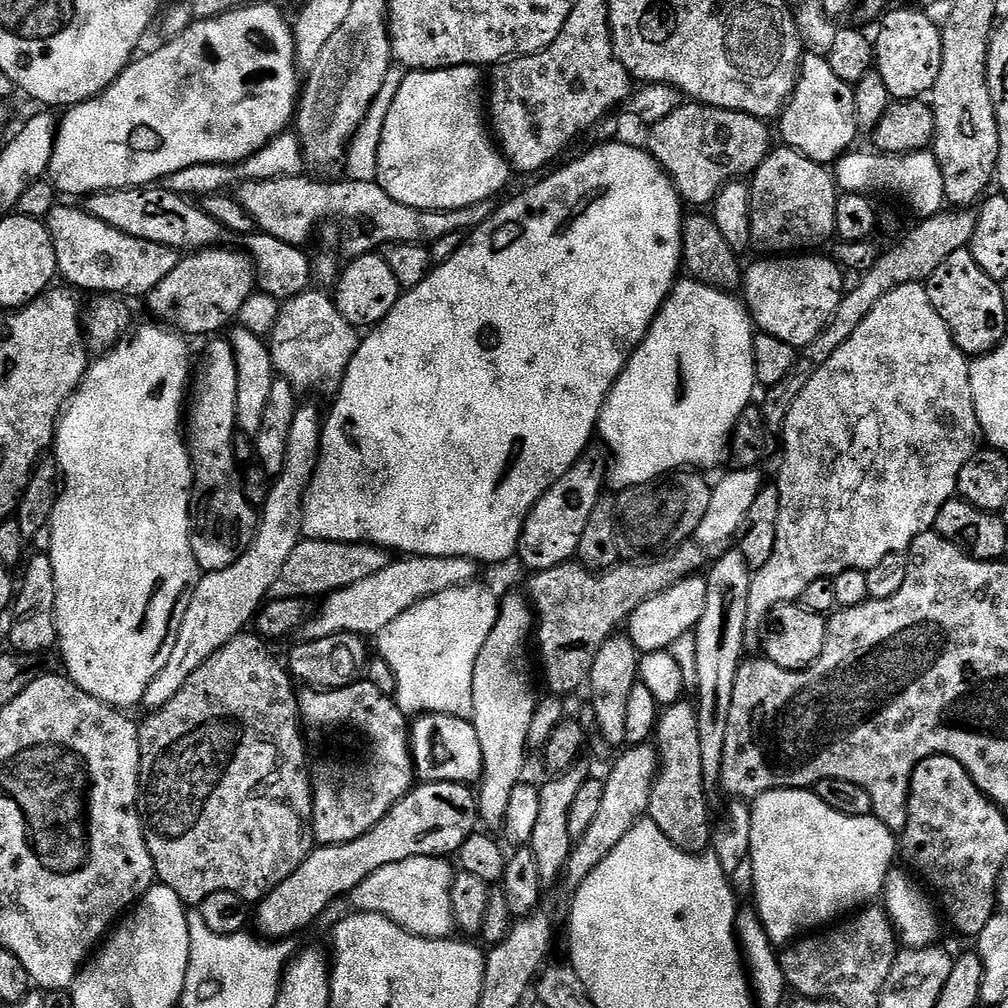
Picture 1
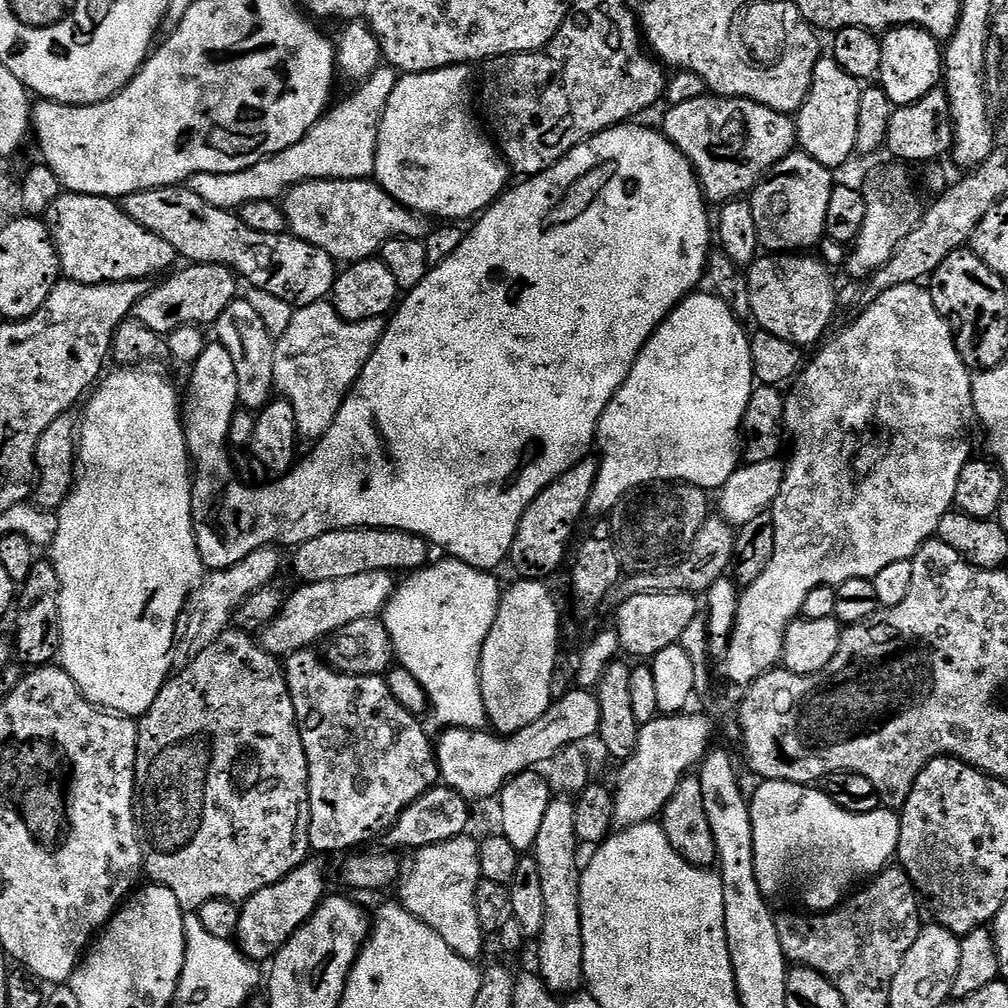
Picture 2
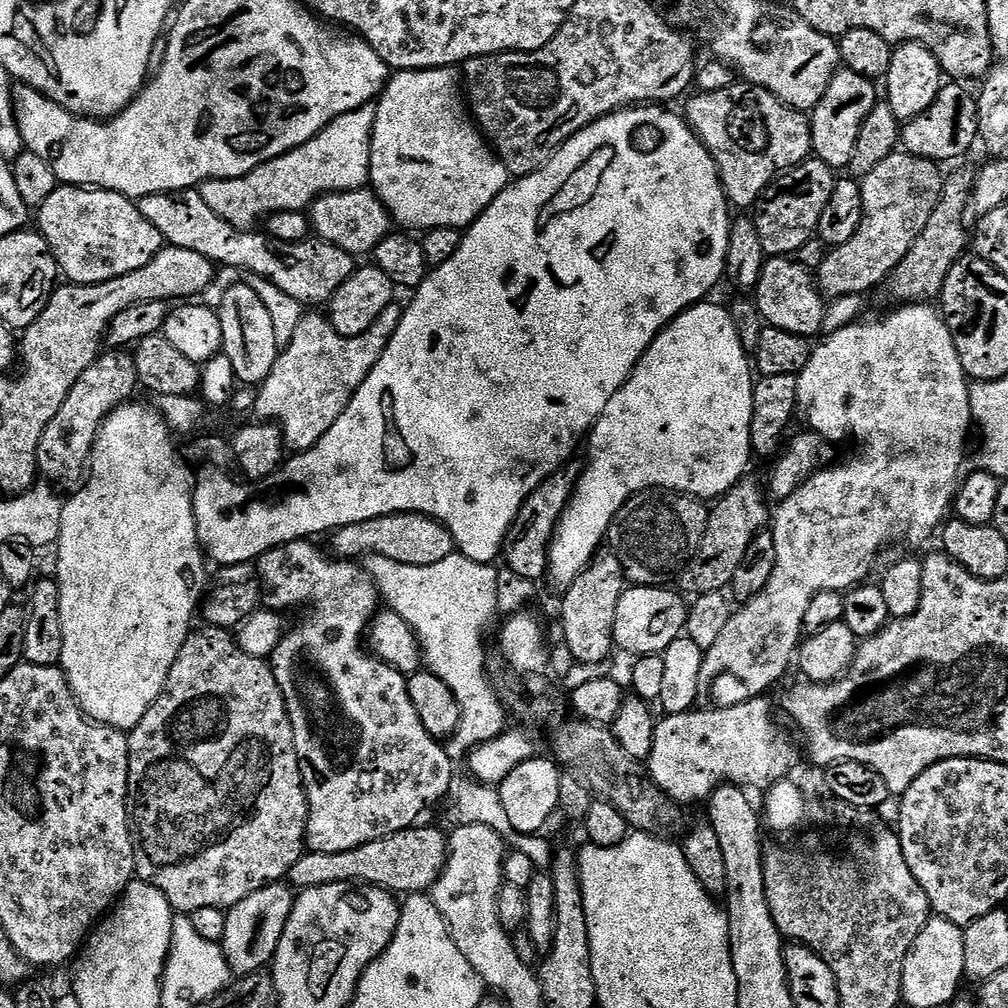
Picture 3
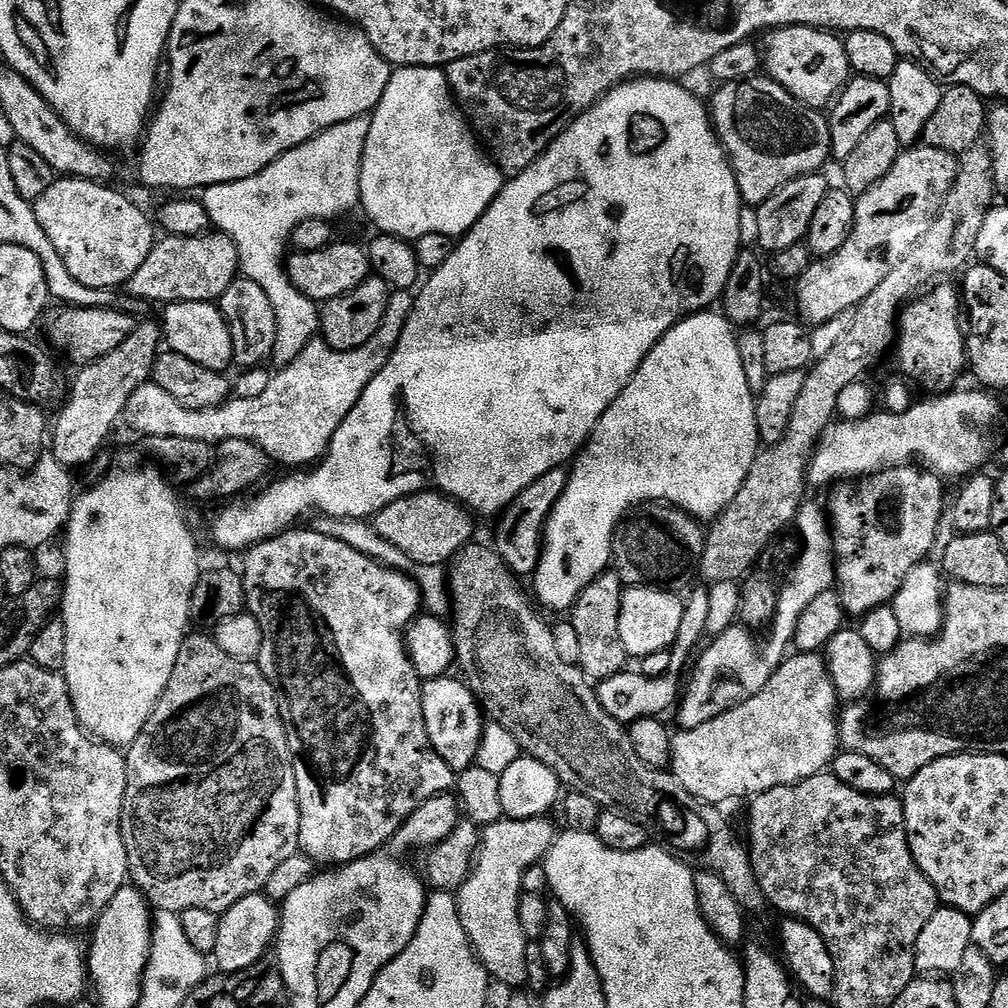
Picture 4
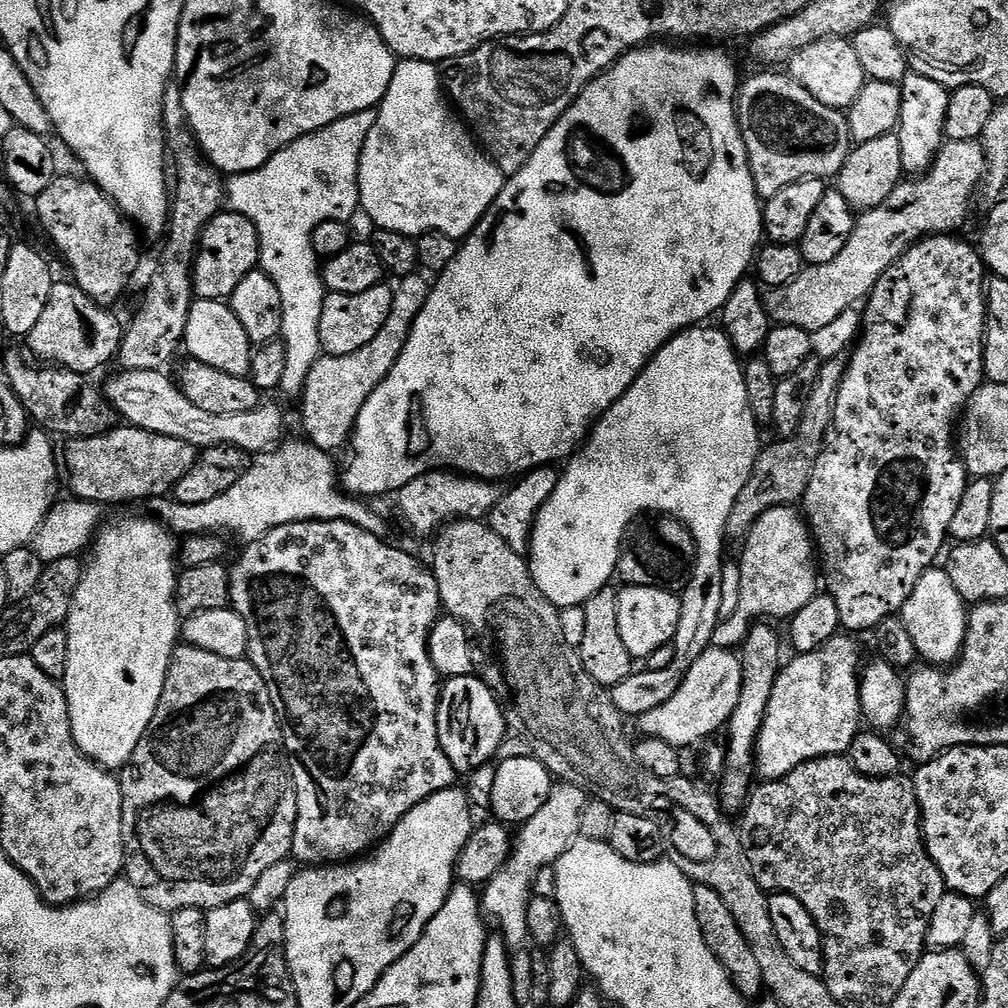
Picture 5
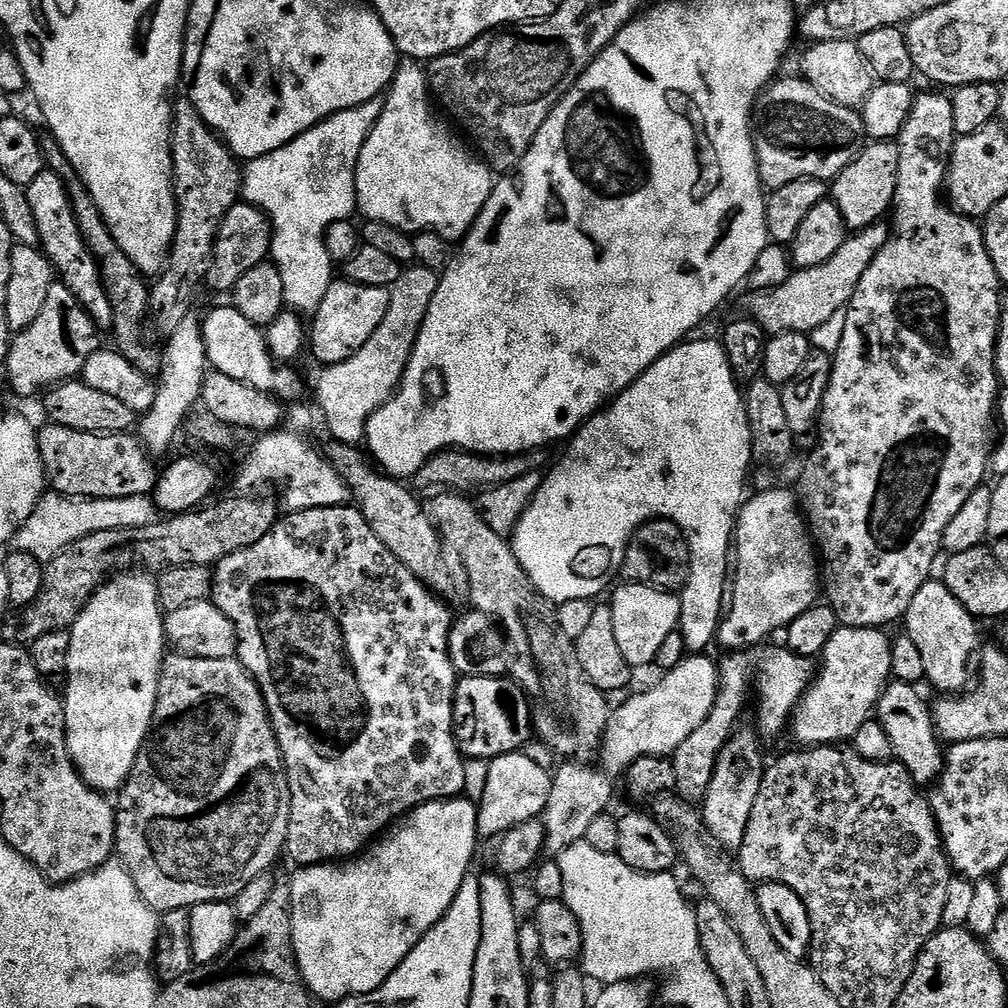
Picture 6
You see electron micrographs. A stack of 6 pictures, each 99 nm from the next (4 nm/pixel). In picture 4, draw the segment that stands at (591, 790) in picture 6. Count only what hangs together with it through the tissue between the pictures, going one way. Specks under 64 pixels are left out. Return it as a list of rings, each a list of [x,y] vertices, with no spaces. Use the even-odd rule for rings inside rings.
[[[536,816],[533,820],[510,820],[507,818],[494,821],[483,829],[480,837],[480,847],[474,857],[474,863],[468,873],[464,884],[458,889],[458,903],[462,926],[466,930],[468,940],[476,950],[484,969],[489,977],[508,988],[516,988],[529,983],[528,962],[526,950],[529,946],[529,938],[522,930],[520,921],[520,898],[524,892],[524,875],[530,866],[541,863],[544,857],[552,849],[552,843],[556,841],[558,828],[551,824],[551,819]]]

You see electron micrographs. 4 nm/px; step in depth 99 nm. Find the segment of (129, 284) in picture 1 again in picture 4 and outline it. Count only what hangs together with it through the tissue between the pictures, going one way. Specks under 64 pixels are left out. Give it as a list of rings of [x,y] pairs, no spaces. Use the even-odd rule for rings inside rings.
[[[78,176],[57,178],[43,194],[35,197],[34,207],[38,222],[51,230],[52,239],[56,241],[61,255],[68,262],[69,270],[78,282],[88,287],[119,289],[127,285],[128,279],[142,266],[142,262],[150,258],[150,250],[156,245],[158,232],[153,217],[151,220],[130,197],[108,187],[112,186],[98,180],[82,180]]]

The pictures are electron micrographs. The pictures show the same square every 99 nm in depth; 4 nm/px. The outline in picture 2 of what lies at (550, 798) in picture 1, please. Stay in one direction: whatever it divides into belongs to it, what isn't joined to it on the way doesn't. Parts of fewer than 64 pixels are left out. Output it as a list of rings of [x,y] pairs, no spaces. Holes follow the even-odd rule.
[[[552,799],[545,817],[542,818],[542,826],[538,829],[538,838],[530,850],[530,854],[538,862],[542,894],[546,901],[546,919],[542,921],[542,930],[535,941],[535,967],[544,985],[560,998],[567,998],[585,987],[580,909],[582,860],[579,860],[579,856],[582,845],[574,830],[575,809],[576,805],[571,799]]]

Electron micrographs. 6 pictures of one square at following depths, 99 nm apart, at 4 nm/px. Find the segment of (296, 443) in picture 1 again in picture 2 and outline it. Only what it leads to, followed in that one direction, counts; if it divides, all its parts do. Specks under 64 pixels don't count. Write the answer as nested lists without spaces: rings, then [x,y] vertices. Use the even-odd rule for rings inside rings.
[[[275,547],[256,548],[242,562],[229,568],[212,570],[205,575],[198,590],[192,593],[188,600],[186,615],[182,620],[182,631],[178,636],[178,643],[174,653],[177,665],[183,666],[193,660],[210,642],[214,642],[222,633],[229,631],[236,612],[244,605],[246,598],[254,594],[259,588],[269,587],[272,580],[280,572],[280,556]]]

